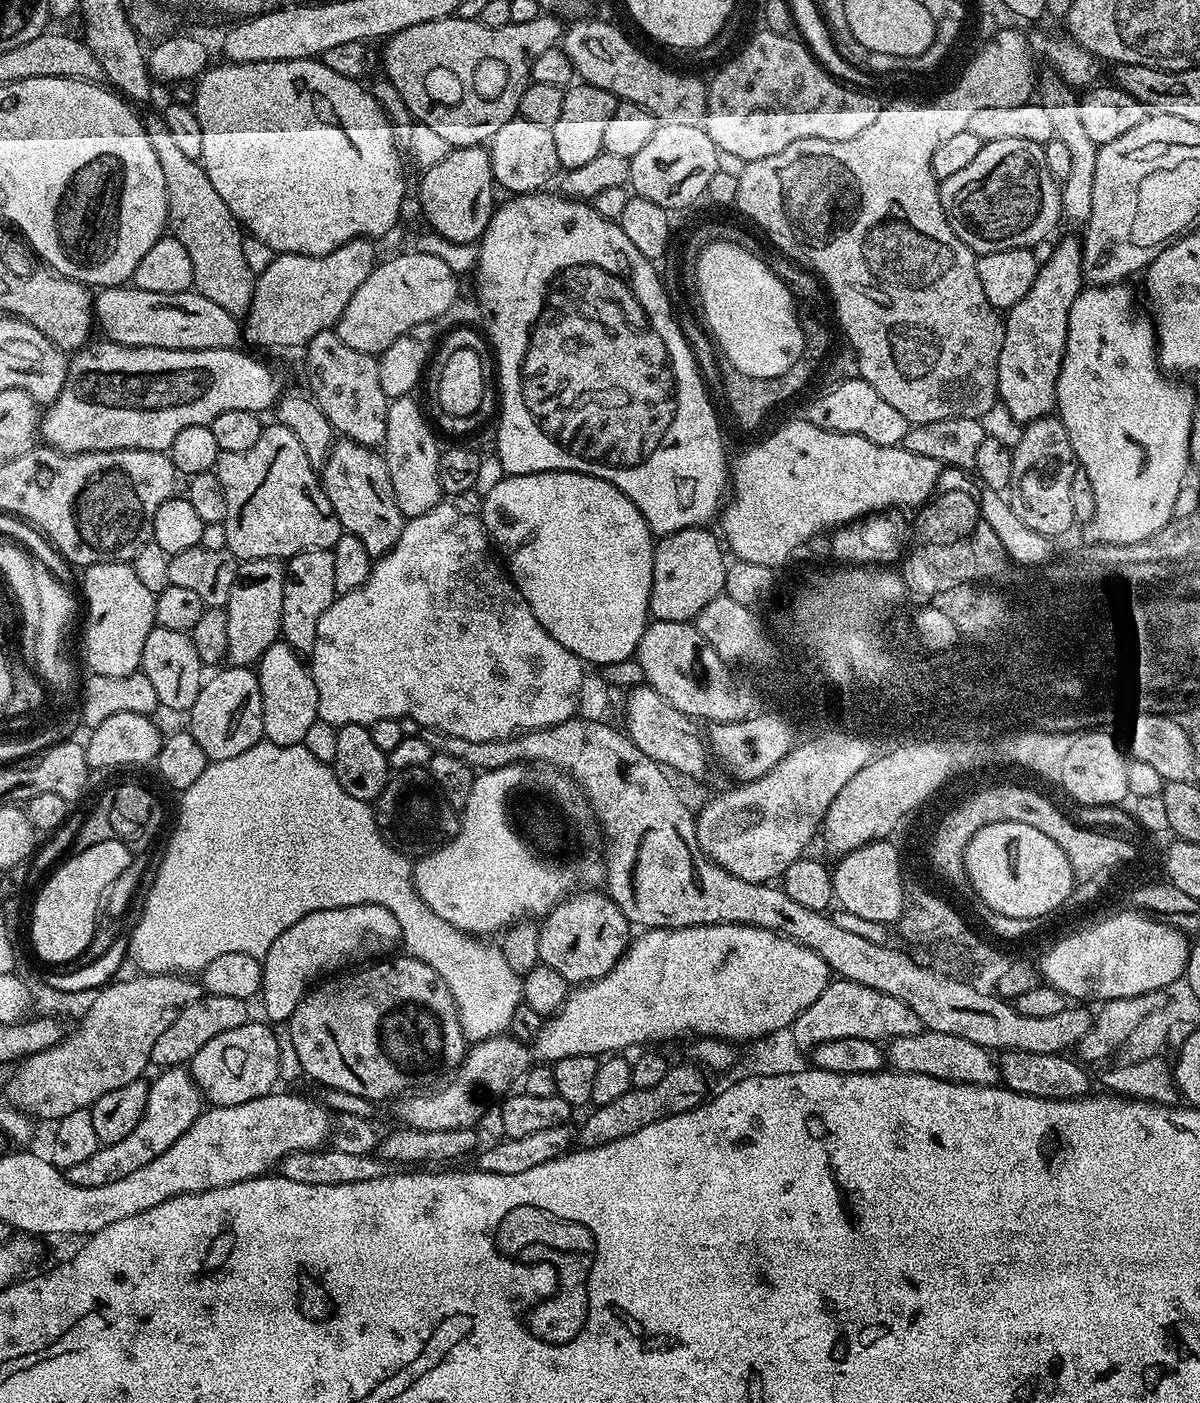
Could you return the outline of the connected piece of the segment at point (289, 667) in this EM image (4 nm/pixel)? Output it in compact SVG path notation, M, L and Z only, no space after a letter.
M283 642L271 644L258 661L258 675L262 690L263 739L278 746L303 744L310 726L320 715L318 690L314 678L299 655Z

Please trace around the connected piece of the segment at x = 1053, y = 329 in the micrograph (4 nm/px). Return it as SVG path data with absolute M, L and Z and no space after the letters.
M1068 236L1056 244L1056 249L1048 256L1048 261L1041 263L1036 269L1034 286L1022 302L1007 309L1003 317L1004 341L1002 354L998 354L998 374L996 375L996 391L999 403L1015 418L1017 424L1023 426L1049 415L1056 407L1056 382L1060 373L1060 360L1064 356L1066 330L1068 329L1068 314L1070 306L1077 293L1080 292L1084 279L1084 250L1079 239Z

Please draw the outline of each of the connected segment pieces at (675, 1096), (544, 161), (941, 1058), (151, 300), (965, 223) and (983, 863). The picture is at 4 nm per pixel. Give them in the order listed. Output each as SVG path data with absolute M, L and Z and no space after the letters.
M673 1063L658 1086L632 1088L615 1102L593 1107L593 1112L585 1118L584 1125L578 1128L579 1147L593 1148L599 1144L614 1142L618 1138L626 1138L626 1134L634 1134L634 1130L642 1130L642 1126L650 1126L650 1122L658 1122L662 1118L670 1118L674 1114L682 1114L695 1108L701 1103L708 1084L704 1081L705 1073L695 1063L687 1063Z
M517 114L512 120L507 120L487 141L488 157L492 167L492 178L500 184L508 194L523 194L536 192L545 187L544 184L552 175L555 177L561 171L558 162L558 150L554 146L554 134L551 127L540 122L530 122L526 117Z
M921 1030L913 1036L894 1036L886 1044L886 1064L897 1072L926 1074L939 1080L952 1080L955 1084L986 1086L1001 1083L997 1057L989 1049L954 1034Z
M104 286L94 296L94 320L104 331L103 335L116 344L125 344L131 348L169 348L170 350L218 350L219 348L236 348L242 340L242 324L233 313L222 310L222 306L210 302L210 298L203 296L201 292L189 290L187 292L175 292L174 294L158 294L150 290L142 290L135 286Z
M998 138L984 143L978 155L958 174L950 174L940 184L942 210L958 238L977 254L1010 250L1011 248L1035 249L1062 220L1060 211L1061 185L1046 170L1044 145L1026 142L1026 138Z
M1021 822L984 825L965 848L964 875L989 912L1022 920L1047 918L1074 892L1071 862L1046 834Z

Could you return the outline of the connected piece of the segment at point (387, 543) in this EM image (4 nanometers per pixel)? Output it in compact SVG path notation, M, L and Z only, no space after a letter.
M339 439L321 469L320 477L341 527L360 539L370 557L379 558L387 553L404 529L406 517L398 510L383 455L377 449Z

